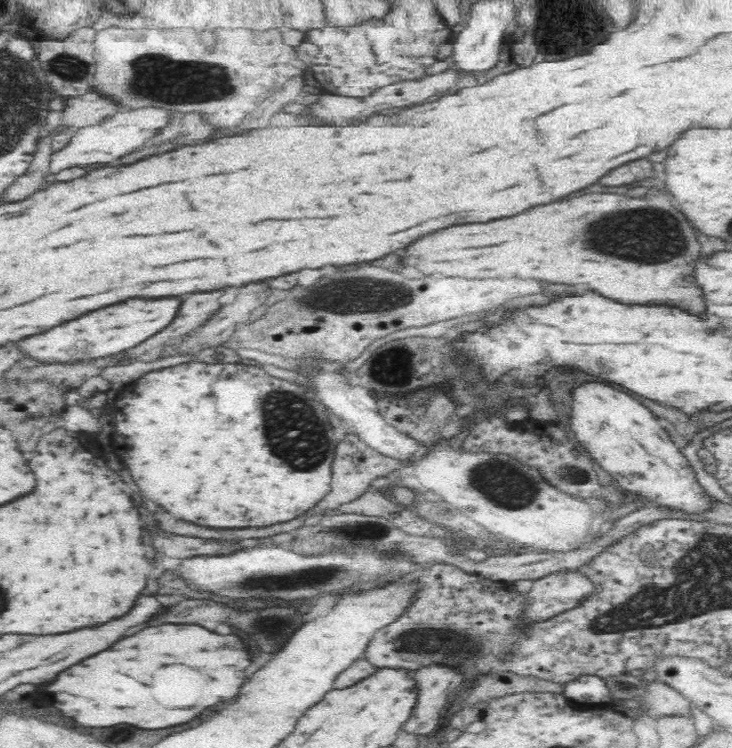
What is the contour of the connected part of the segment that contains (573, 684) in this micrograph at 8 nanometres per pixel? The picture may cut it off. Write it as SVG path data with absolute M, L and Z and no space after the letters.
M582 675L580 678L562 685L559 694L564 699L568 698L568 700L580 702L580 704L586 704L586 702L600 704L606 700L612 700L608 696L608 692L605 680L600 675Z

